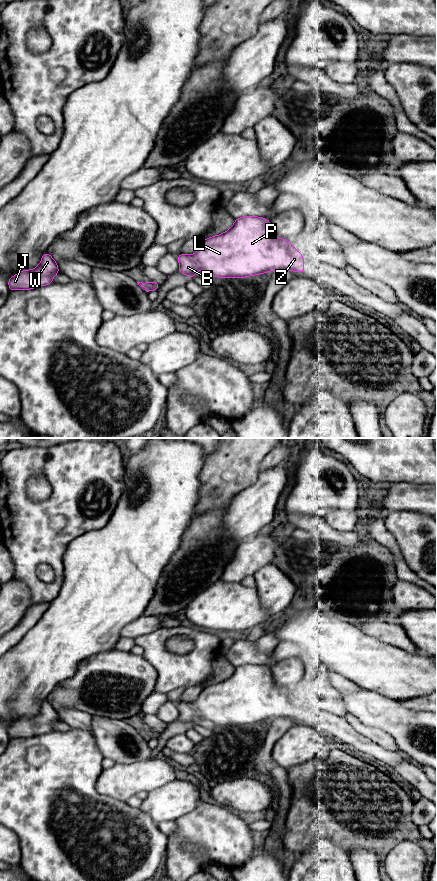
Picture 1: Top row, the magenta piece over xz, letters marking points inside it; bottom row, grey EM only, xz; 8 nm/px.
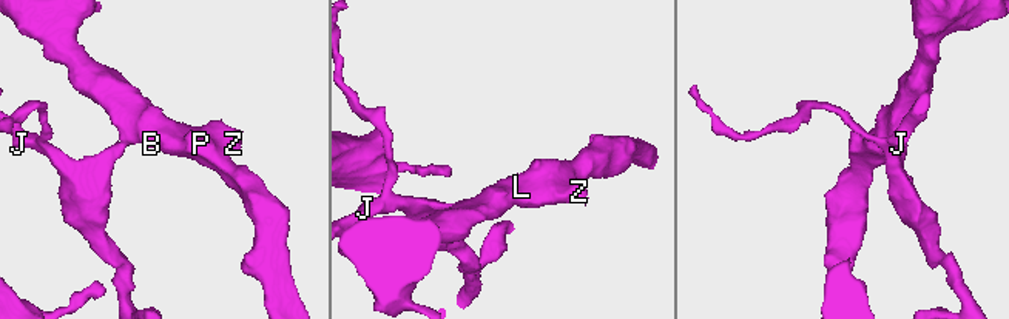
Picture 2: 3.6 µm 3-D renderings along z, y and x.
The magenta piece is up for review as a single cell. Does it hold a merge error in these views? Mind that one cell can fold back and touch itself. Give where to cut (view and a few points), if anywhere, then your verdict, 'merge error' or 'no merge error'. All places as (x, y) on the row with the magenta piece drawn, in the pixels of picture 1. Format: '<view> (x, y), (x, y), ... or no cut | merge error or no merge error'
no cut | no merge error

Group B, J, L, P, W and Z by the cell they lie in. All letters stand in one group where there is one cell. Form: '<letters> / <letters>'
B J L P W Z

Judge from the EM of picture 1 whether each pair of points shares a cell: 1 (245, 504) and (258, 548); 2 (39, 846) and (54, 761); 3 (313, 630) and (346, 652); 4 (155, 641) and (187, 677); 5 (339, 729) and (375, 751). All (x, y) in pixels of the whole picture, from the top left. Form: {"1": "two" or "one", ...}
{"1": "two", "2": "one", "3": "one", "4": "one", "5": "one"}

